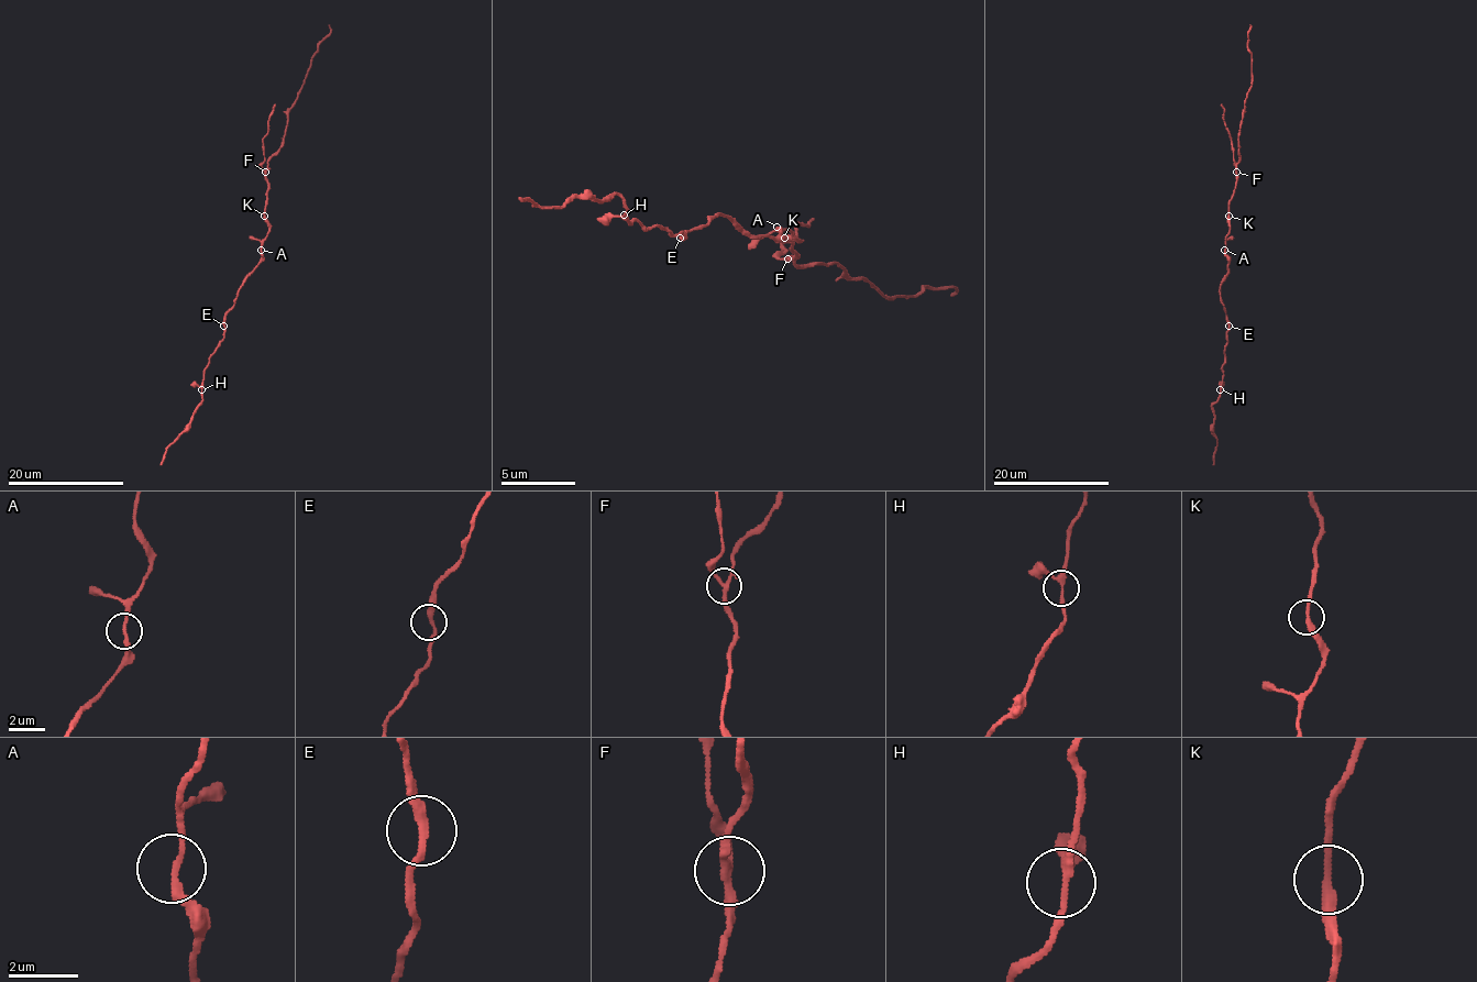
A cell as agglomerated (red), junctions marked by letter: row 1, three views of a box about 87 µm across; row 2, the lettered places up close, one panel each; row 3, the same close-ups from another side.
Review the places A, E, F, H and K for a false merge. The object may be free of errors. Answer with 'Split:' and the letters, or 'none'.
Split: F

